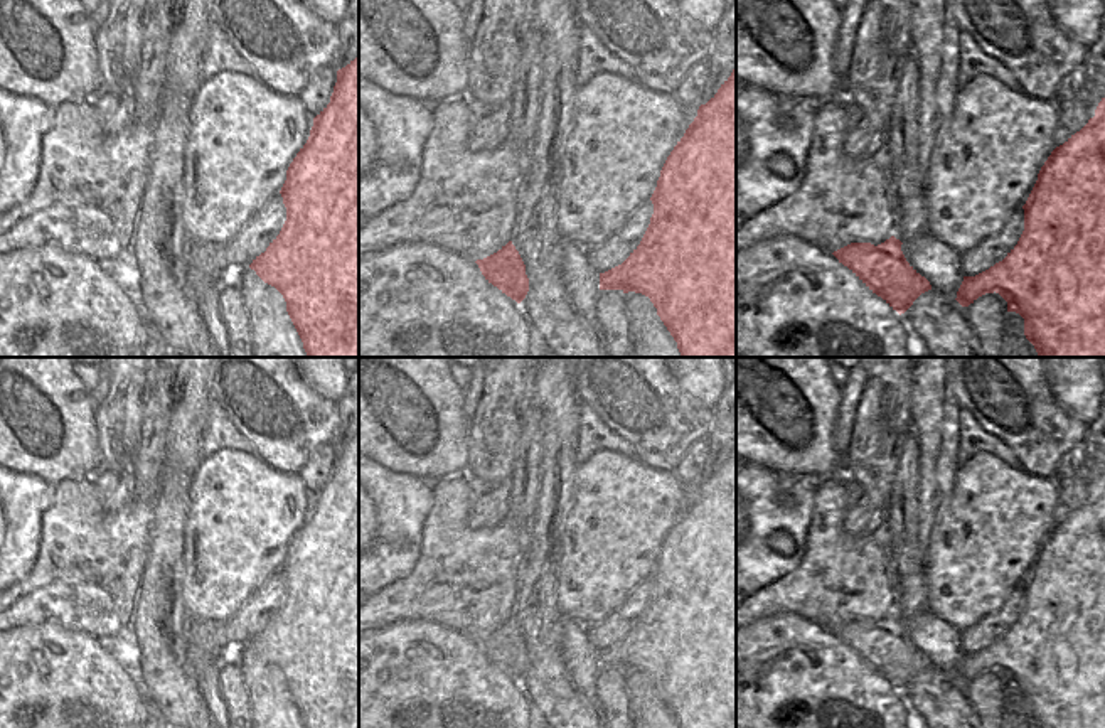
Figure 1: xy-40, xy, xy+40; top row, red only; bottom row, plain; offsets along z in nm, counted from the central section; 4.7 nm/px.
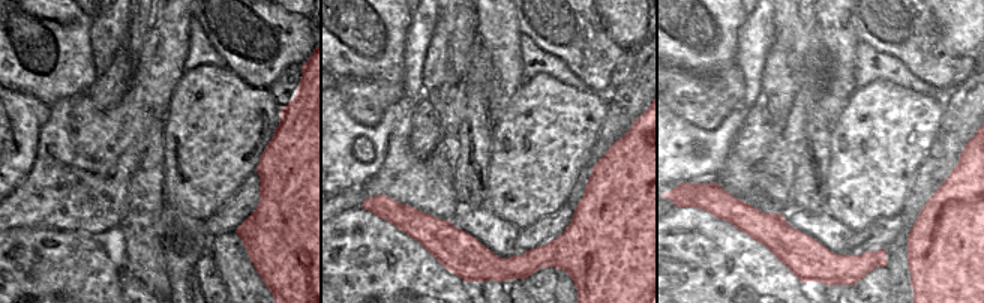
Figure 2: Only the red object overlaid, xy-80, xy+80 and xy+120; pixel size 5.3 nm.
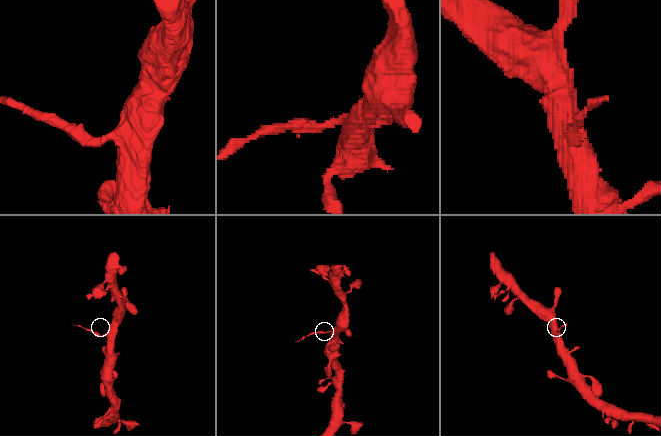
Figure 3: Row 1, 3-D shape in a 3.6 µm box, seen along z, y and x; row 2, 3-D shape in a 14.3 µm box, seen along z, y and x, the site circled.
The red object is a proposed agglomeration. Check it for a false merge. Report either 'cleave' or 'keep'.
cleave

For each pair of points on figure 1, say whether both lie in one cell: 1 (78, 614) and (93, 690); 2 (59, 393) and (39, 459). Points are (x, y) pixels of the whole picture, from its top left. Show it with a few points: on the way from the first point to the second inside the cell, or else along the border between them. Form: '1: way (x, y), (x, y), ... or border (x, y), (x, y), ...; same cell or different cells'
1: border (42, 622), (58, 622), (105, 642); different cells
2: way (63, 413), (66, 437), (59, 452); same cell

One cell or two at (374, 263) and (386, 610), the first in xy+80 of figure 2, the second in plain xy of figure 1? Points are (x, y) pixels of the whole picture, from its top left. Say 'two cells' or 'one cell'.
two cells

